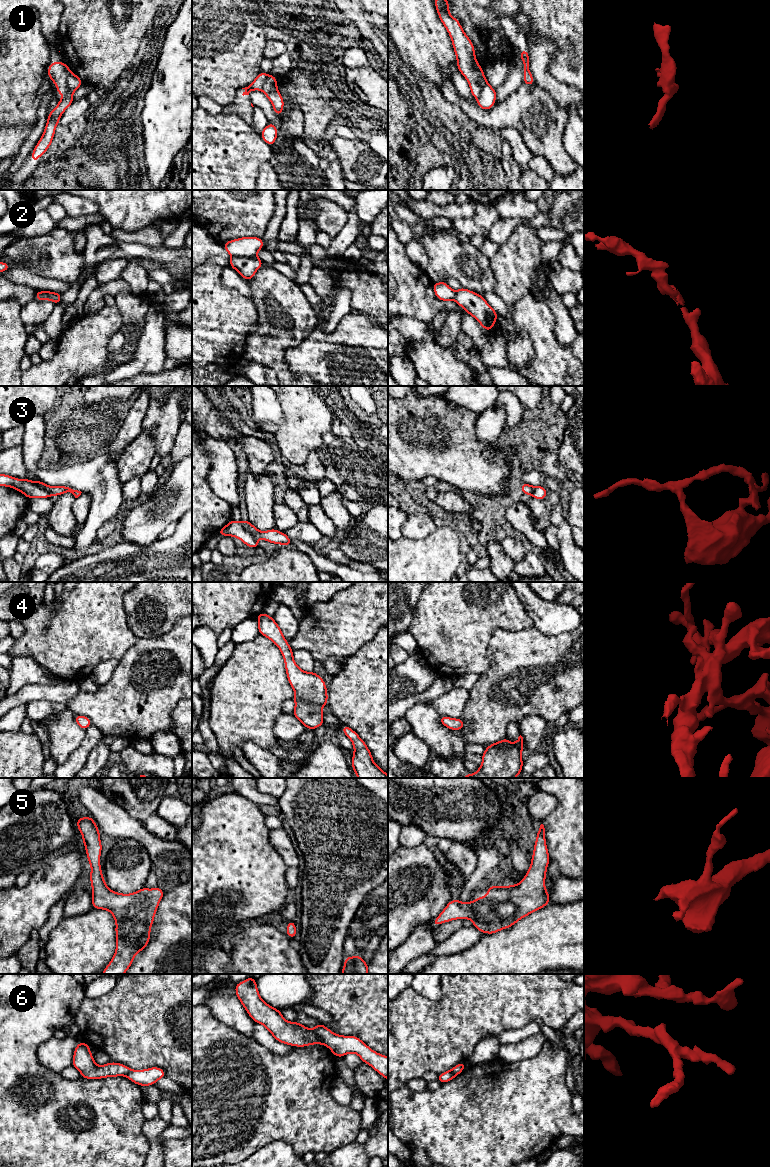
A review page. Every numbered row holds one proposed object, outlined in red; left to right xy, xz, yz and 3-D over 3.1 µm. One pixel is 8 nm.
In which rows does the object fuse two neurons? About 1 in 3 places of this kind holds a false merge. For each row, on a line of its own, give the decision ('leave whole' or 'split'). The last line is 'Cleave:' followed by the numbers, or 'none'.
1: split
2: split
3: split
4: leave whole
5: leave whole
6: split
Cleave: 1, 2, 3, 6

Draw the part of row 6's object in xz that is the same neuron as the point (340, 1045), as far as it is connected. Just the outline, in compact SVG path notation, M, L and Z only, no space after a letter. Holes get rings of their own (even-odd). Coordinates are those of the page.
M324 1024L316 1025L313 1030L323 1039L326 1046L337 1057L347 1053L357 1054L362 1062L370 1065L375 1071L388 1080L388 1057L373 1051L357 1036L343 1036L333 1033Z

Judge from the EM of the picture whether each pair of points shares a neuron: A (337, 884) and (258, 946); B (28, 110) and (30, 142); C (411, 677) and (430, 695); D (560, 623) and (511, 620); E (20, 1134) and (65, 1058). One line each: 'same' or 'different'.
A: different
B: different
C: different
D: different
E: different

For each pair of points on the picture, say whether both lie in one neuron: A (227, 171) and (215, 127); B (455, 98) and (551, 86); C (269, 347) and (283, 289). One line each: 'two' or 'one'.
A: one
B: two
C: one

